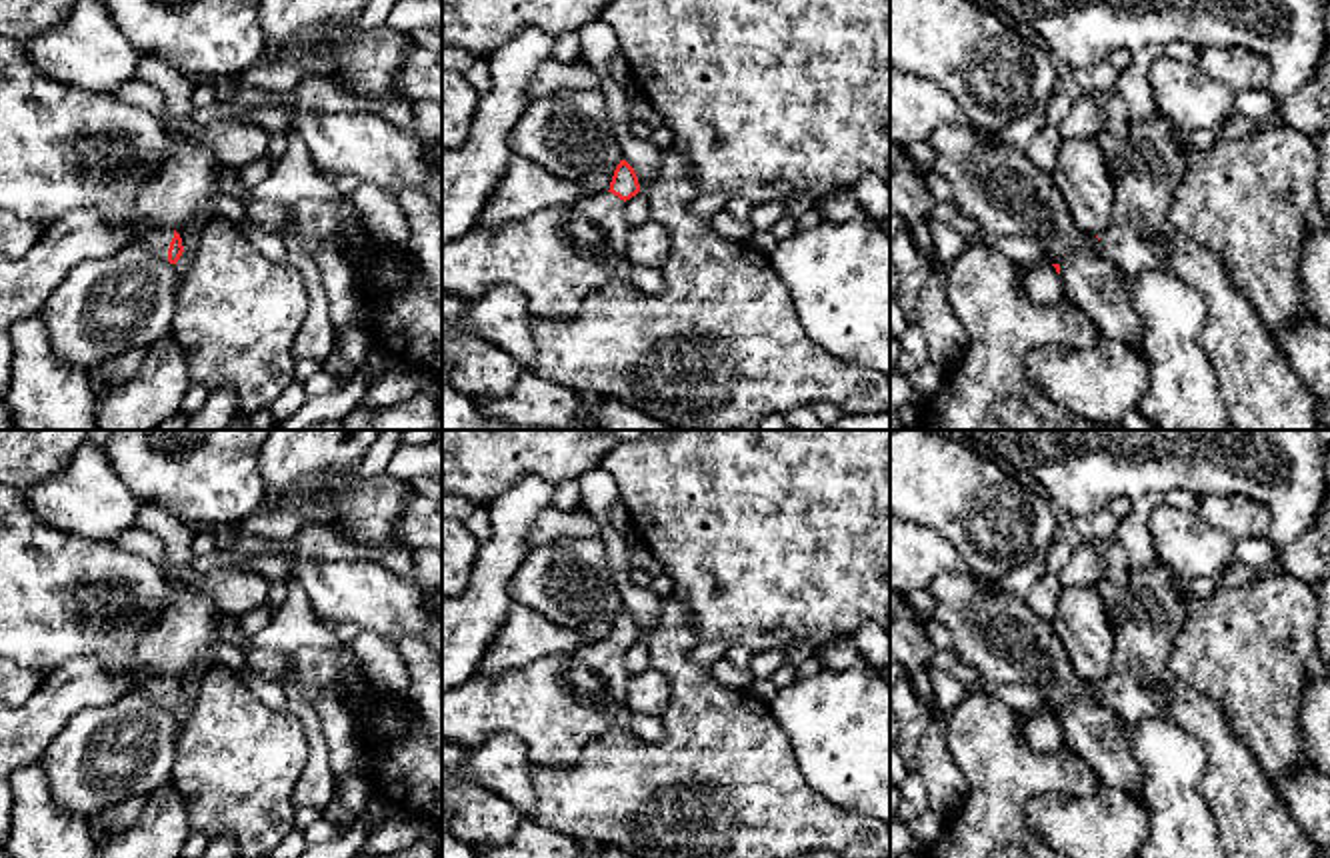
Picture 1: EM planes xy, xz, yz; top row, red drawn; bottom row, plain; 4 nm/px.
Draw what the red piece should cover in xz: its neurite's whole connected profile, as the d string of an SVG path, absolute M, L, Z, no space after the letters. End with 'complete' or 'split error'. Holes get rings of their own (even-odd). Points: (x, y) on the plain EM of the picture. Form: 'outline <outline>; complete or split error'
outline M620 608L608 640L554 652L500 676L474 672L464 684L442 694L442 742L474 748L506 732L524 742L532 764L578 766L586 746L602 738L626 706L630 674L624 668L624 650L638 640L634 616Z; split error

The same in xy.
outline M138 676L130 690L152 696L170 712L176 712L184 700L180 682L170 676Z; split error

